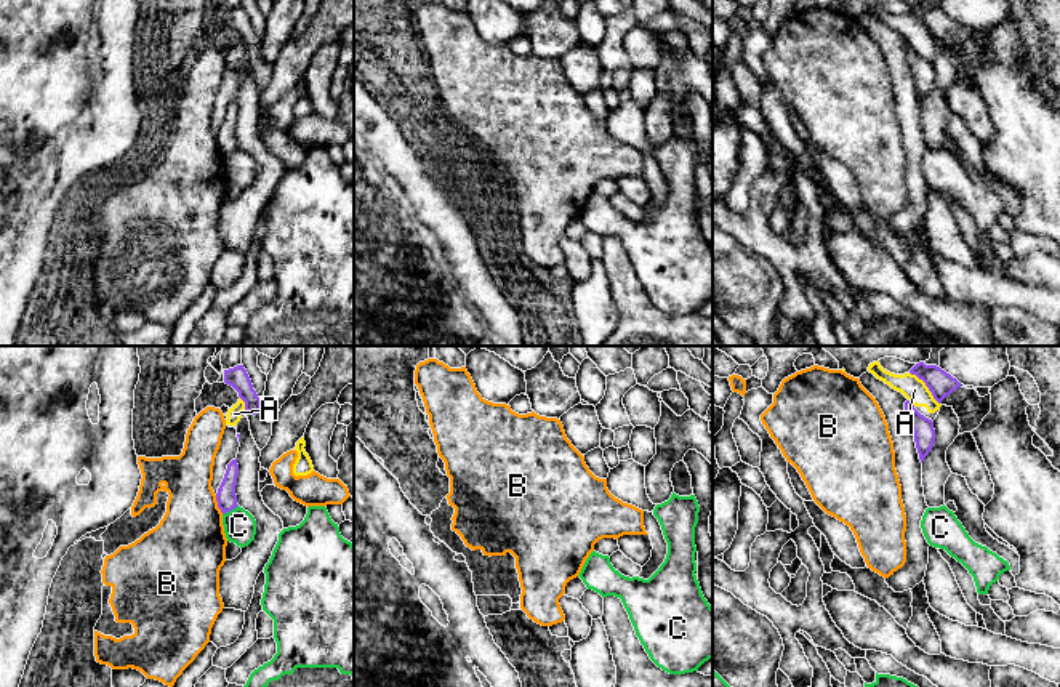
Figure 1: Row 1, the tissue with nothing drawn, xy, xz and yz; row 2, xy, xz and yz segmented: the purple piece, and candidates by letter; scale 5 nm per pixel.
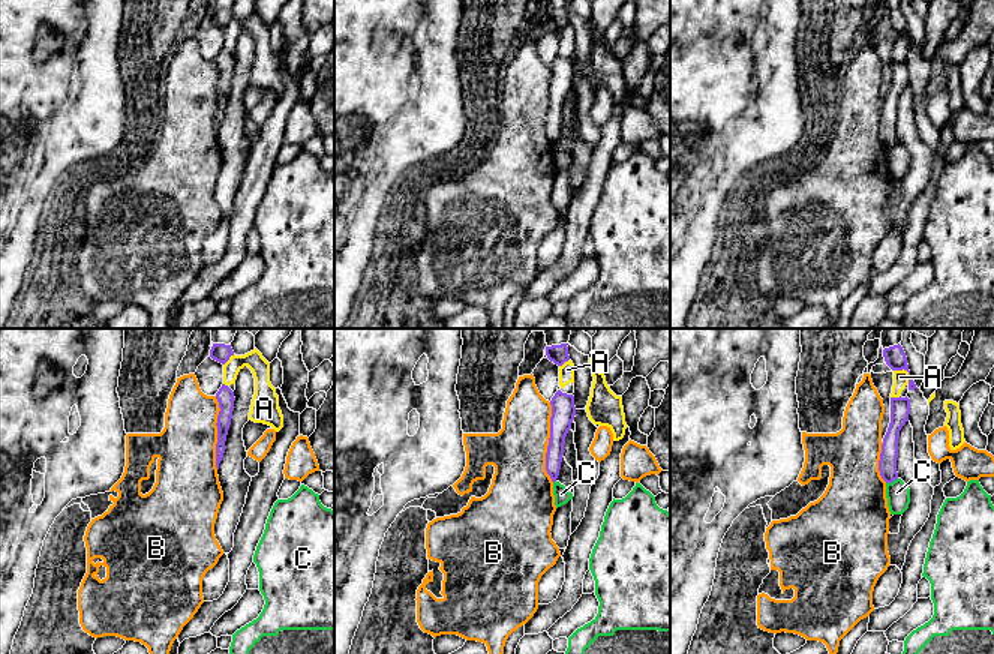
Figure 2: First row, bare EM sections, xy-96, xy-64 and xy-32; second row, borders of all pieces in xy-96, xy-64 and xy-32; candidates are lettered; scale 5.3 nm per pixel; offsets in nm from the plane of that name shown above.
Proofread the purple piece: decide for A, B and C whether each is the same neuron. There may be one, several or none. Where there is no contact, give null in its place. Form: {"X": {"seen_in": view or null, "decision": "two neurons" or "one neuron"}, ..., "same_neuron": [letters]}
{"A": {"seen_in": "yz", "decision": "two neurons"}, "B": {"seen_in": "xy", "decision": "two neurons"}, "C": {"seen_in": "xy", "decision": "two neurons"}, "same_neuron": []}

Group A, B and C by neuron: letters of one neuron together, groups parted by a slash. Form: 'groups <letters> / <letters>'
groups A / B / C

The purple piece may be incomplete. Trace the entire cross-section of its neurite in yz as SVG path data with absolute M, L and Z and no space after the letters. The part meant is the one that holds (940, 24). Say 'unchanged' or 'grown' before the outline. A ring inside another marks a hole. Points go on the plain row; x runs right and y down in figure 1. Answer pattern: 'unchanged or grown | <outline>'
unchanged | M919 3L909 11L909 14L925 24L938 45L942 45L942 42L953 32L961 29L961 24L956 19L937 6L925 6L924 3Z

